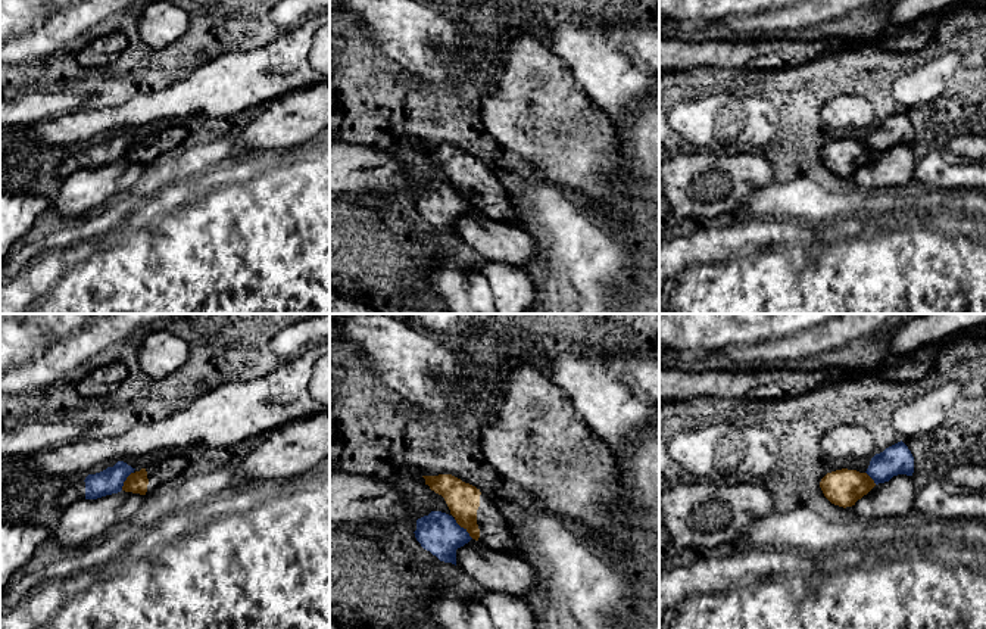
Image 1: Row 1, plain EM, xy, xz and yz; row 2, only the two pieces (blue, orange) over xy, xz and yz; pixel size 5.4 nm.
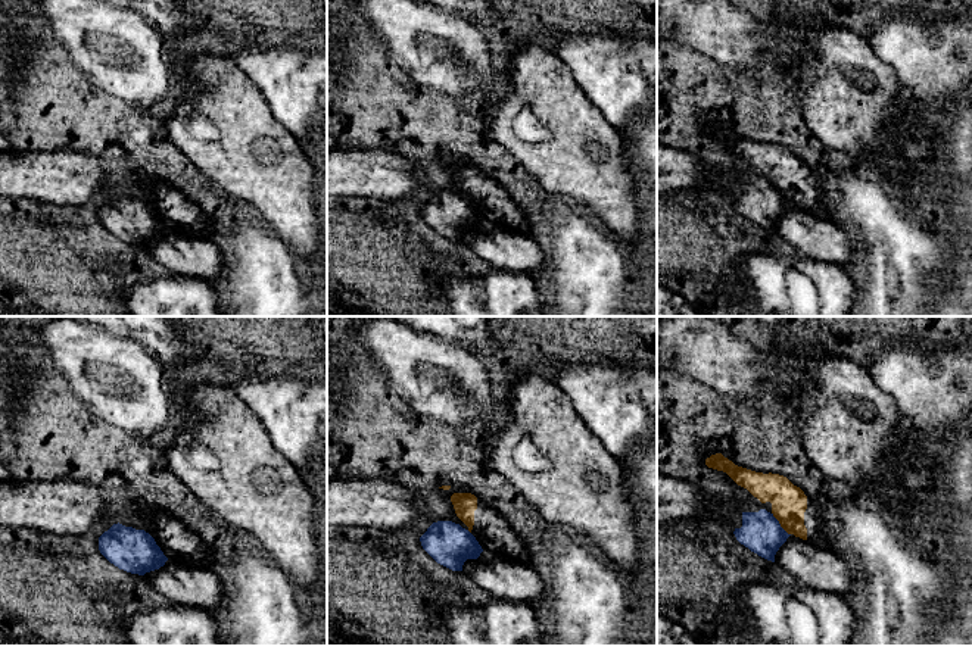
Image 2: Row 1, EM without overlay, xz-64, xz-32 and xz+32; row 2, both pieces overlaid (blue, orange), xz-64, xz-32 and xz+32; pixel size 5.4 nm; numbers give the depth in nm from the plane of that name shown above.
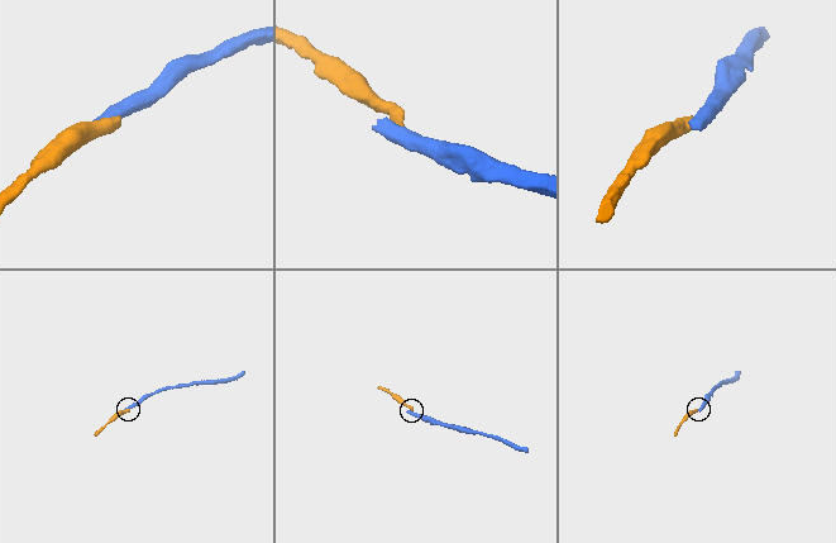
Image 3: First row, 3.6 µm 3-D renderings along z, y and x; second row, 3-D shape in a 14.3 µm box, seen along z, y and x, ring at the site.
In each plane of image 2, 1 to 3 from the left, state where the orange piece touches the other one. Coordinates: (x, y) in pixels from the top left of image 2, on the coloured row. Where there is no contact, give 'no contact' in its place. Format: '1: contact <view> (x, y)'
1: no contact
2: contact xz-32 (469, 531)
3: contact xz+32 (779, 524)

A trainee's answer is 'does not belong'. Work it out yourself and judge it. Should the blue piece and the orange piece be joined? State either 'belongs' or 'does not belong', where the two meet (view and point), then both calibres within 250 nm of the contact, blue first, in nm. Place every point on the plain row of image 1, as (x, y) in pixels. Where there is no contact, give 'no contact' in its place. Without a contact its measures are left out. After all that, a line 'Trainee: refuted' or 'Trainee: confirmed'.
does not belong | xz (464, 199) | 220/180 nm
Trainee: confirmed

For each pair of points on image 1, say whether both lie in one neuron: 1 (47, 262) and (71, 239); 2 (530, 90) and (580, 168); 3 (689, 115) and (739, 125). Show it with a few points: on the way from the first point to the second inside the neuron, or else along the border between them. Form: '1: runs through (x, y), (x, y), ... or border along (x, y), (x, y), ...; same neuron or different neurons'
1: border along (59, 251), (50, 254); different neurons
2: runs through (549, 109), (571, 131), (579, 149); same neuron
3: runs through (701, 123), (727, 123); same neuron

